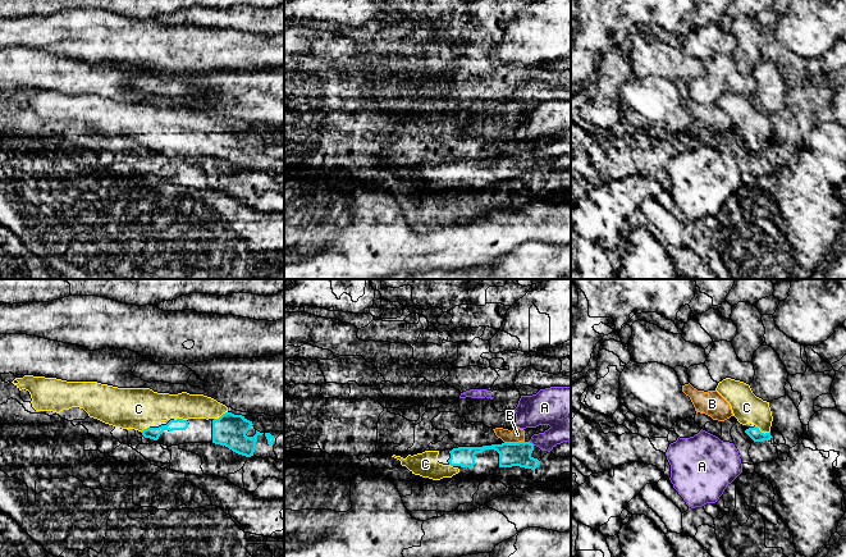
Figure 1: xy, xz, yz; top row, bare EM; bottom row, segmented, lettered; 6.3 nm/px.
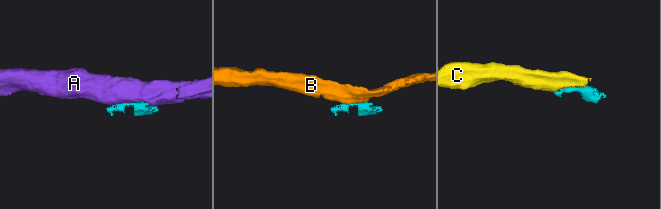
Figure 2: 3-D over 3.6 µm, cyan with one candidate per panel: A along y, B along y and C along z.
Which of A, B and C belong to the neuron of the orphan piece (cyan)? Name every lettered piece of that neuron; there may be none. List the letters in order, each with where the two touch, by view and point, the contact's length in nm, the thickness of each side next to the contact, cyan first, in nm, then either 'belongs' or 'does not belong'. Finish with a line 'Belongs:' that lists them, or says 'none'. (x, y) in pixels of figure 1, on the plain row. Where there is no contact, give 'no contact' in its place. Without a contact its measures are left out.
A: meets cyan in xz at (531, 156); contact 50 nm long; 140 nm thick on the cyan side, 220 nm on the other; does not belong
B: meets cyan in xz at (513, 156); contact 130 nm long; 140 nm thick on the cyan side, 90 nm on the other; does not belong
C: meets cyan in yz at (763, 146); contact 100 nm long; 80 nm thick on the cyan side, 190 nm on the other; belongs
Belongs: C

